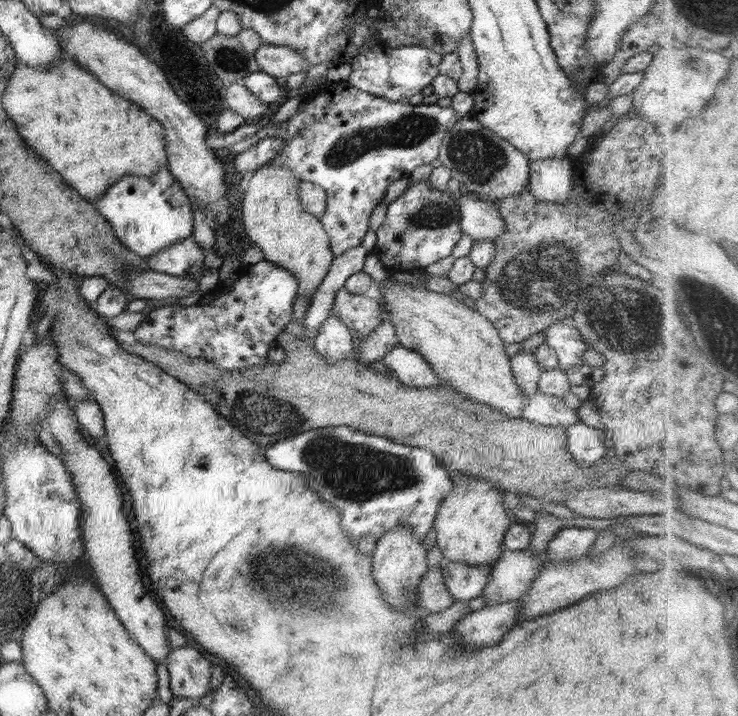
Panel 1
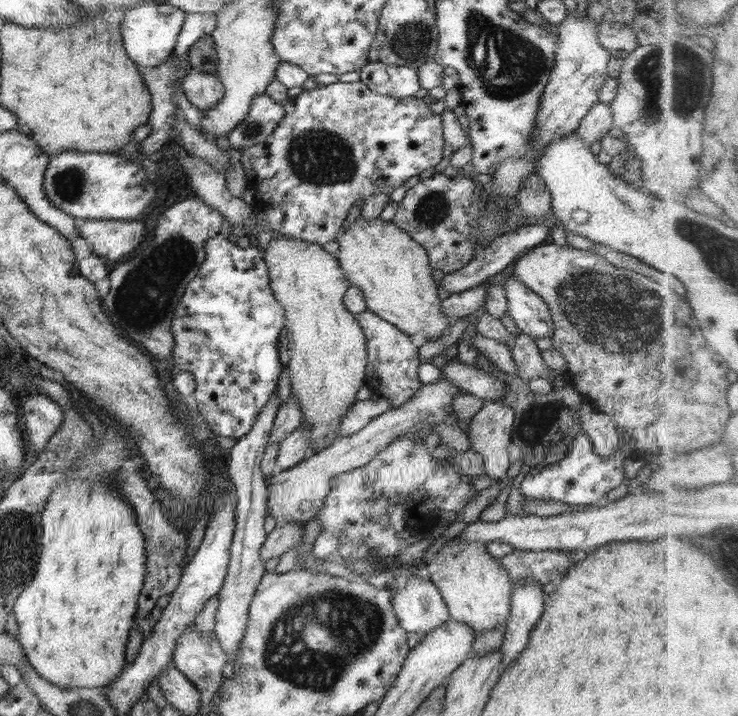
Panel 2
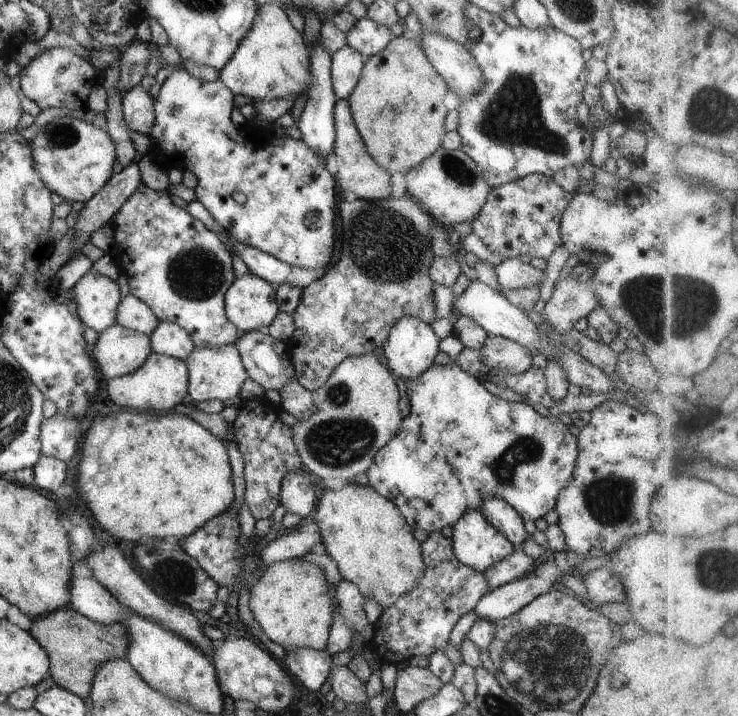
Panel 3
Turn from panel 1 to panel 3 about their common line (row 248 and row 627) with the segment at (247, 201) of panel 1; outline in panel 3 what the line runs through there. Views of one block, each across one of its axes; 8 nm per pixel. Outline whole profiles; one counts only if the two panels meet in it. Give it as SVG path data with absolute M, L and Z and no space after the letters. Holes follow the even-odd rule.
M299 559L276 562L263 569L264 574L249 590L250 600L248 603L254 620L258 622L262 632L269 640L282 646L285 651L300 650L300 648L325 650L332 627L332 618L334 618L334 602L332 602L330 592L326 590L329 583L324 570L318 564Z

